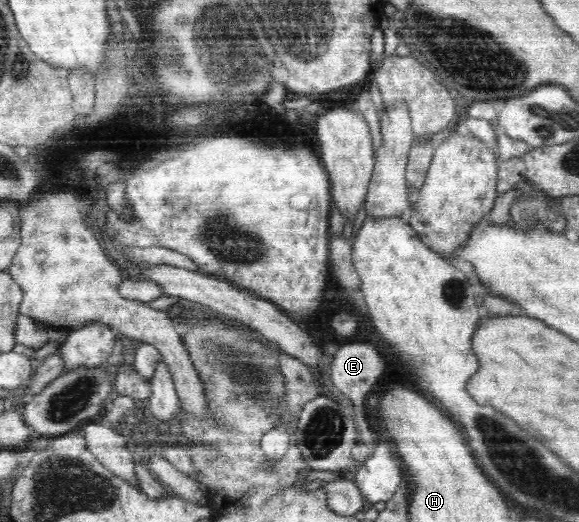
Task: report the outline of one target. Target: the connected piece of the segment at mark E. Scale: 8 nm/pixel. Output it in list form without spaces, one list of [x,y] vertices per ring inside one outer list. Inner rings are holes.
[[[342,344],[327,361],[327,367],[334,387],[354,401],[353,405],[360,405],[384,373],[384,359],[372,344]]]

